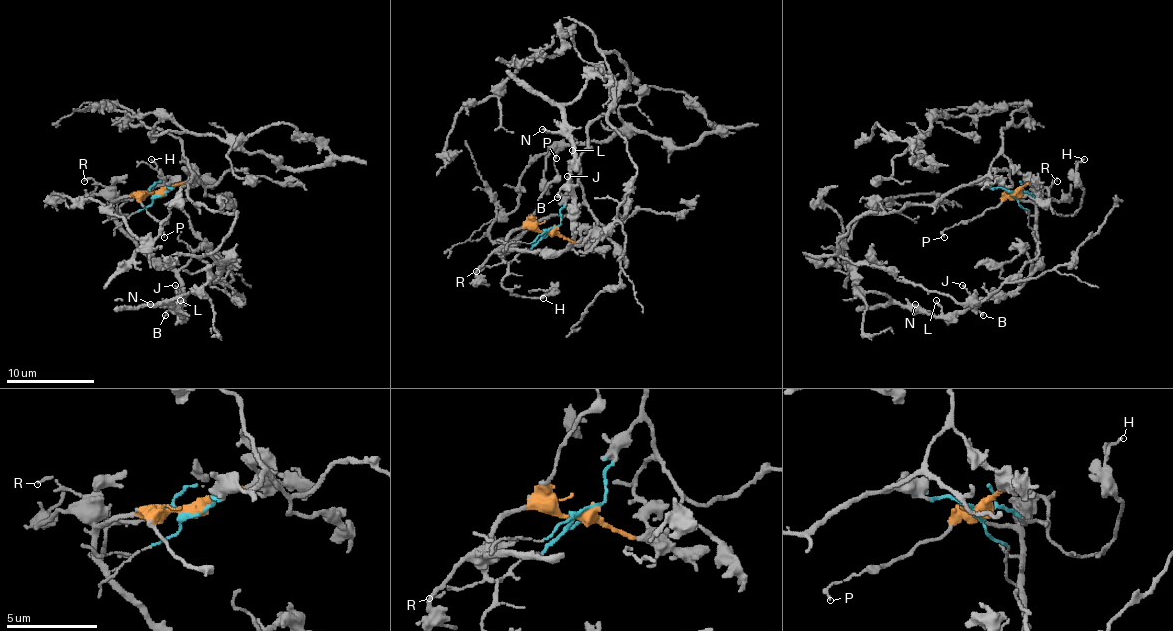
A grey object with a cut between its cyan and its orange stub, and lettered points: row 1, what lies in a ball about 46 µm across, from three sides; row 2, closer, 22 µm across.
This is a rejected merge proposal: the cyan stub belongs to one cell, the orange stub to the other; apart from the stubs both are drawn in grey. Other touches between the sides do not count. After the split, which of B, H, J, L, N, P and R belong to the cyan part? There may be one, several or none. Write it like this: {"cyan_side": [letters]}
{"cyan_side": ["H", "R"]}

